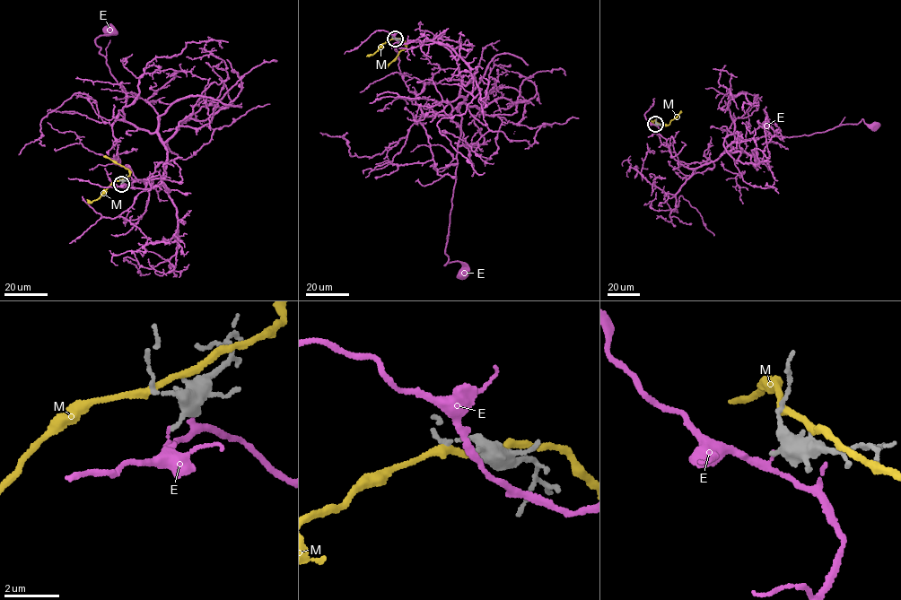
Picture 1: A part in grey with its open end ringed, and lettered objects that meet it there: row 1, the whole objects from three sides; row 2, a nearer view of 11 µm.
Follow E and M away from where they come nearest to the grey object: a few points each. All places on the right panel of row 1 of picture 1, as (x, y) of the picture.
E: (655, 124), (662, 144), (690, 168), (716, 160), (743, 139), (807, 135), (861, 119), (876, 125)
M: (655, 121), (669, 125), (680, 110)

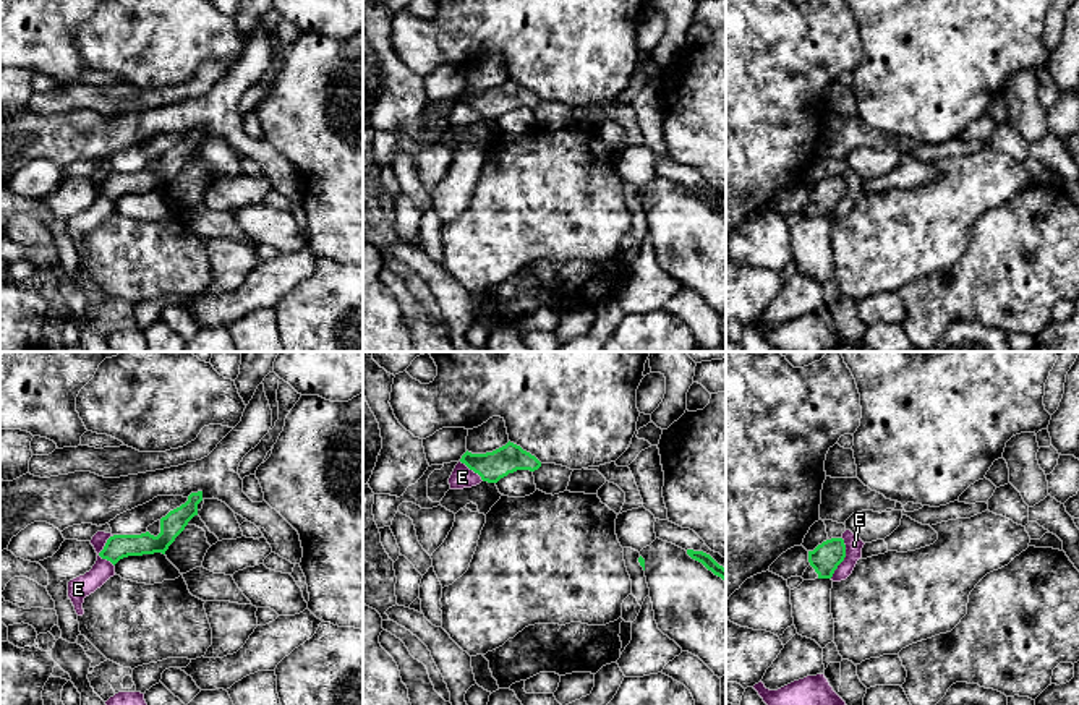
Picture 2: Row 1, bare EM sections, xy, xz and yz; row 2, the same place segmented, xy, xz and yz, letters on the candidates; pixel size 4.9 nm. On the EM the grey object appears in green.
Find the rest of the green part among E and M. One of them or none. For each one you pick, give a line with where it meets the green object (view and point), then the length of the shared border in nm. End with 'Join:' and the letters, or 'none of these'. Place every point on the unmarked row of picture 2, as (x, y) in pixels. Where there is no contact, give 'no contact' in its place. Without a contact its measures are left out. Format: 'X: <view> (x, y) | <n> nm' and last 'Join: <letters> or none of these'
Join: none of these

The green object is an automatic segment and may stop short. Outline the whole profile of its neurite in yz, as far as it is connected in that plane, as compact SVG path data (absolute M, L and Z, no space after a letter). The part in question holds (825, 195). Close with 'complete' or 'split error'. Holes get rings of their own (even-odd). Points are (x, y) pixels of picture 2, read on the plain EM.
M831 175L808 188L810 203L805 206L802 216L831 216L838 203L846 194L846 182L842 175Z; split error

